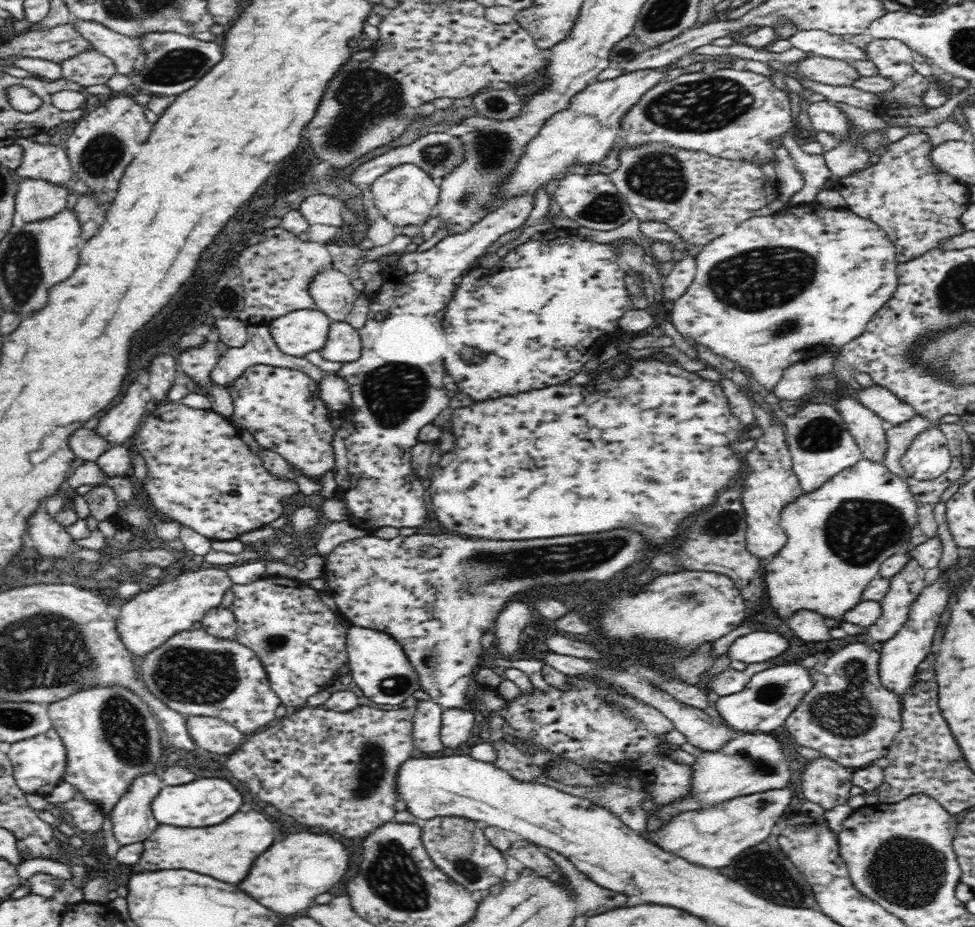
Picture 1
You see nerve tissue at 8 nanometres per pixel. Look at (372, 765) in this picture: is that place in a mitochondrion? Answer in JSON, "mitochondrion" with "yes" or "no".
{"mitochondrion":"yes"}

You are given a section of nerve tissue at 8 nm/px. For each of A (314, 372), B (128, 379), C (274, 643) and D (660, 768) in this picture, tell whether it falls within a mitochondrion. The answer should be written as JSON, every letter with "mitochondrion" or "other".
{"A":"other","B":"other","C":"mitochondrion","D":"other"}

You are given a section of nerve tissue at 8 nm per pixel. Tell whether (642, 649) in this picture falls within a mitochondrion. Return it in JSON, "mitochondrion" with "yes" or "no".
{"mitochondrion":"no"}

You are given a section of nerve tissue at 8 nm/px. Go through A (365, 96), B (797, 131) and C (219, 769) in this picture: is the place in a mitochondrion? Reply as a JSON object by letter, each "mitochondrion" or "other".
{"A":"mitochondrion","B":"other","C":"other"}

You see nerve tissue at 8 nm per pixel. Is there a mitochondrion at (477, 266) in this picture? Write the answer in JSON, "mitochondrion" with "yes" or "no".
{"mitochondrion":"no"}

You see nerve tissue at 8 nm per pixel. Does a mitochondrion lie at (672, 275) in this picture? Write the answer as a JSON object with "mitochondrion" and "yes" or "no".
{"mitochondrion":"no"}

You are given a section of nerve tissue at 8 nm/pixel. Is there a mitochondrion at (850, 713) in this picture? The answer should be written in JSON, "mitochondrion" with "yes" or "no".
{"mitochondrion":"yes"}

